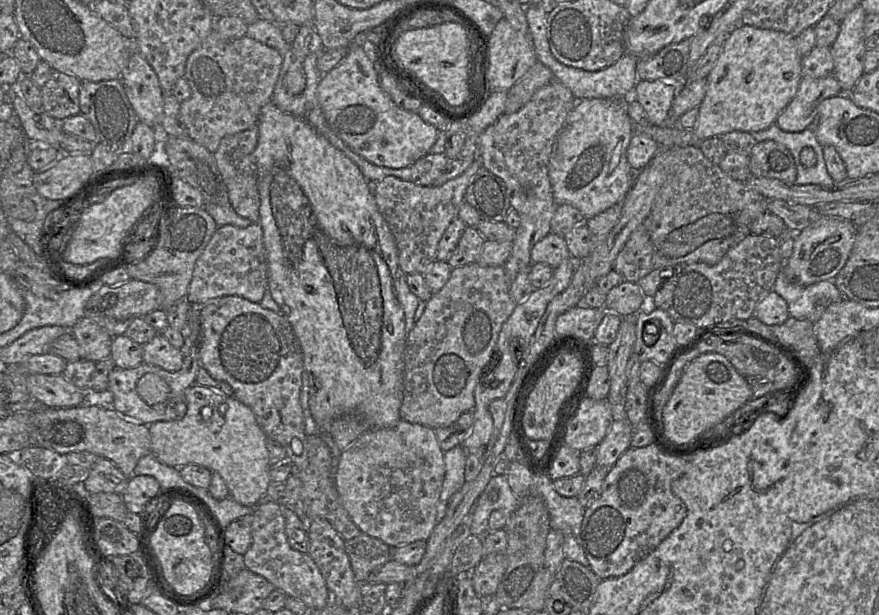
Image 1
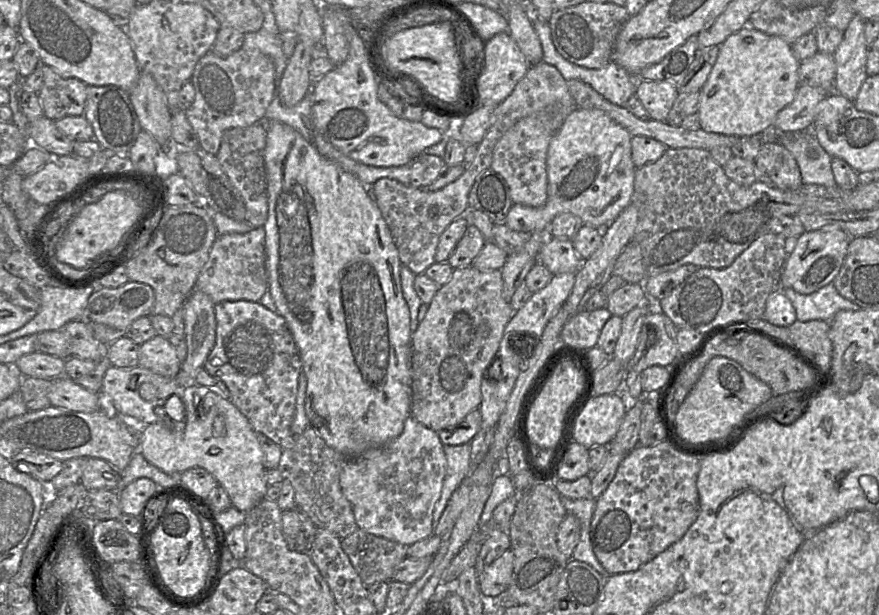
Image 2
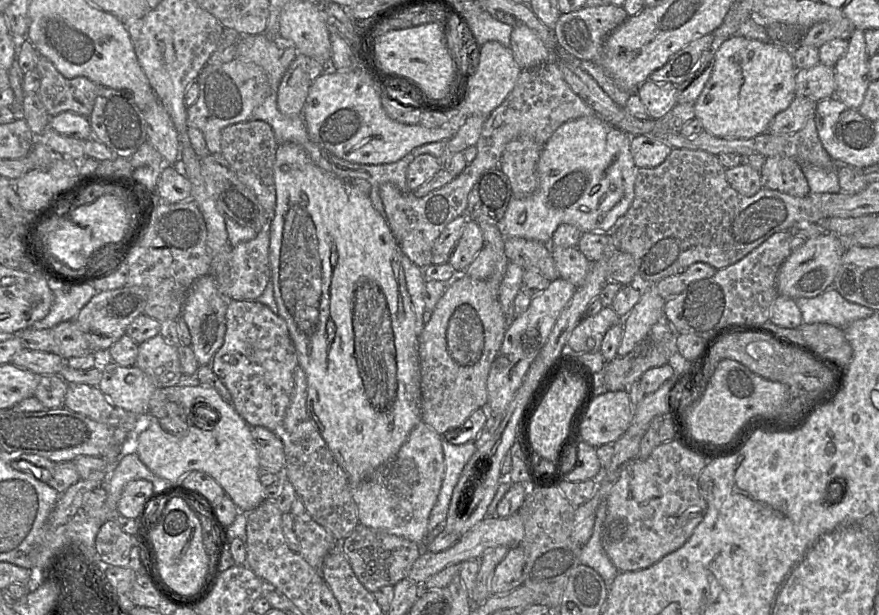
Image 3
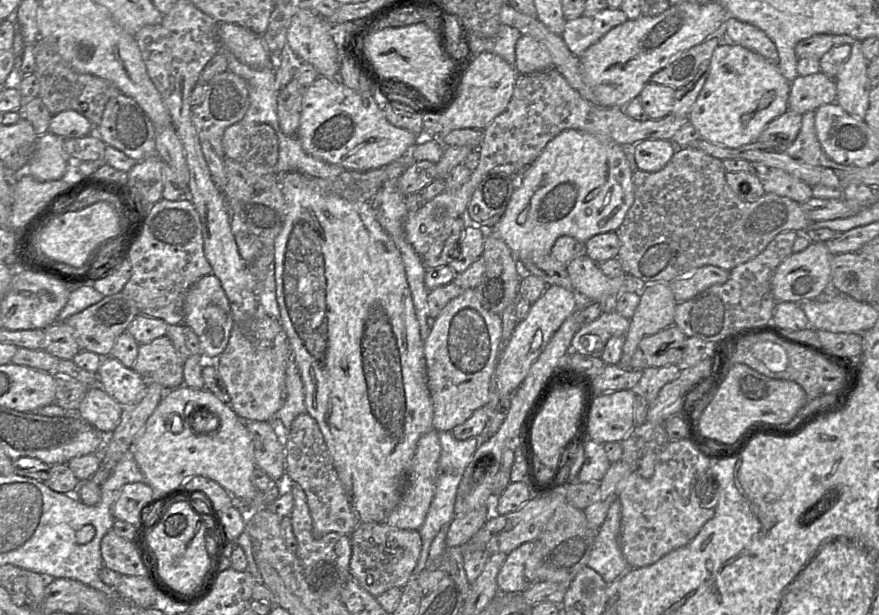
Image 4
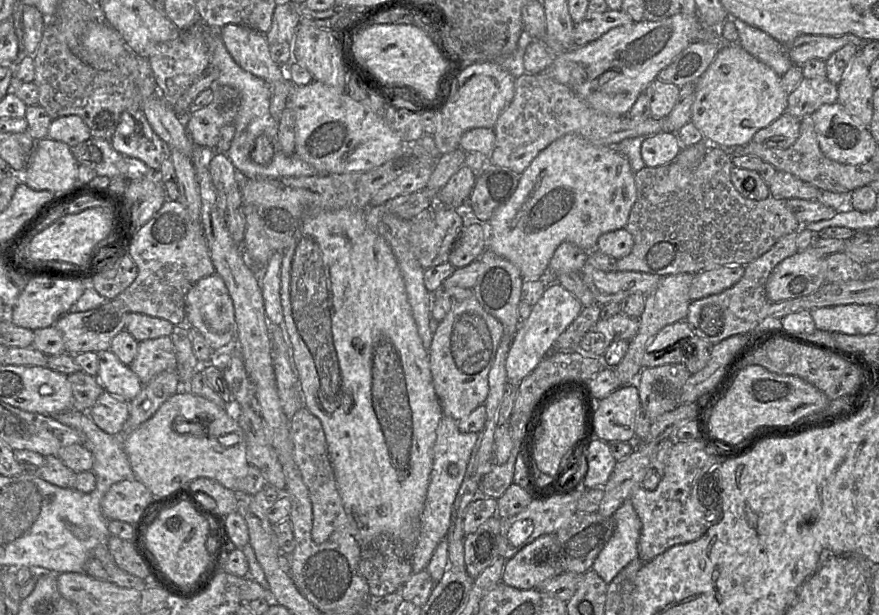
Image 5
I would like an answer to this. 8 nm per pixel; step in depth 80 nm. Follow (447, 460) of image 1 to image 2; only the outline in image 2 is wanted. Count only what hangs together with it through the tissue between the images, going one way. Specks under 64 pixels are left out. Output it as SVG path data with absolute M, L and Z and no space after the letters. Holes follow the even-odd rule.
M461 444L457 446L443 445L443 449L447 460L447 469L441 496L437 501L433 512L433 531L447 506L452 493L472 470L472 464L470 462L470 444Z

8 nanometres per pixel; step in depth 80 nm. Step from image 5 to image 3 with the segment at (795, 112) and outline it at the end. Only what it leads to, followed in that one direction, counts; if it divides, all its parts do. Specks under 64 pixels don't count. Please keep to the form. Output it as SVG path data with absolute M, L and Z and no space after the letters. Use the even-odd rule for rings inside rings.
M818 63L817 65L807 68L798 69L795 74L795 93L796 96L806 96L816 102L830 98L835 95L835 71L833 67Z

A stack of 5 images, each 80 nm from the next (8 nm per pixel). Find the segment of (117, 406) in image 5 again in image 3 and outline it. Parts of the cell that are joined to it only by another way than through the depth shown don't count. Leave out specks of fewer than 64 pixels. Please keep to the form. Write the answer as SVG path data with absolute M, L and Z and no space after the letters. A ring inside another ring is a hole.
M68 383L64 407L97 422L113 422L118 410L98 387Z

